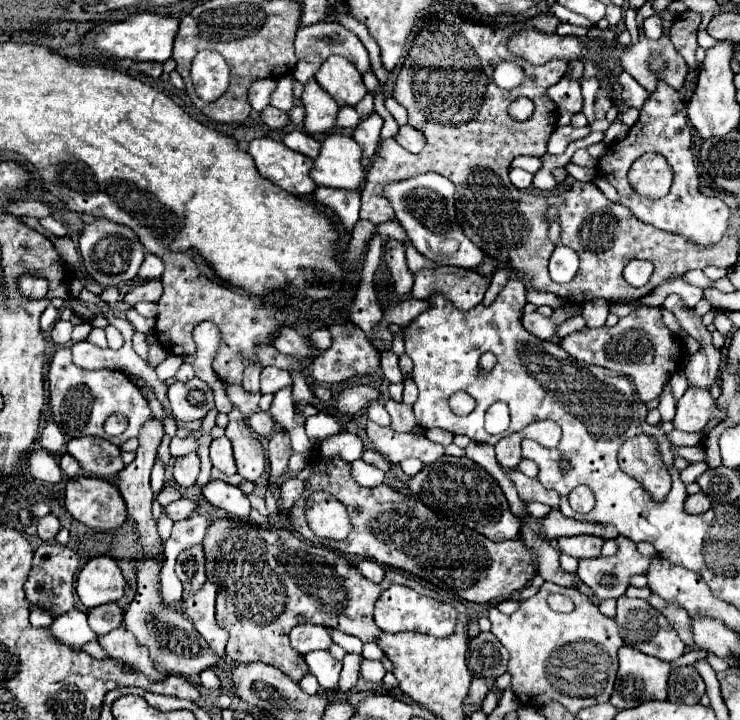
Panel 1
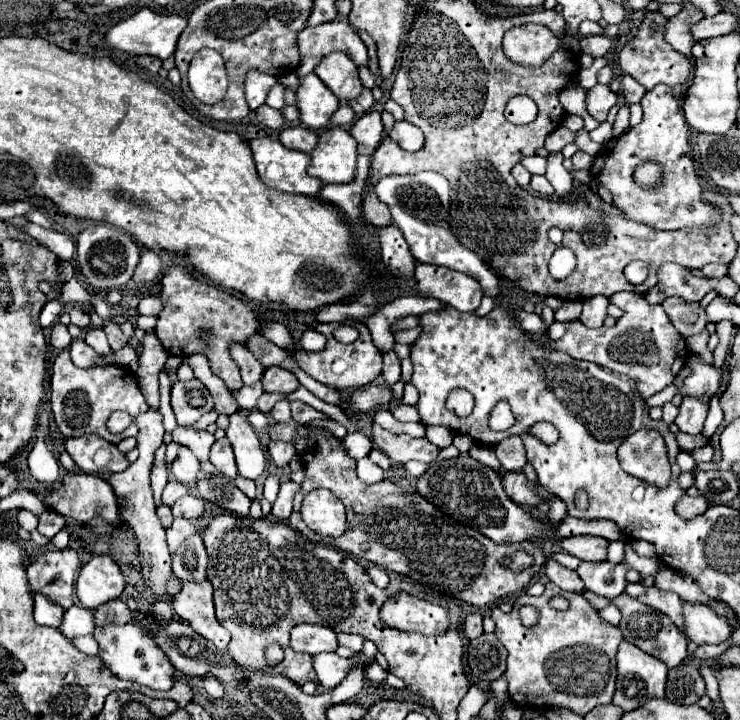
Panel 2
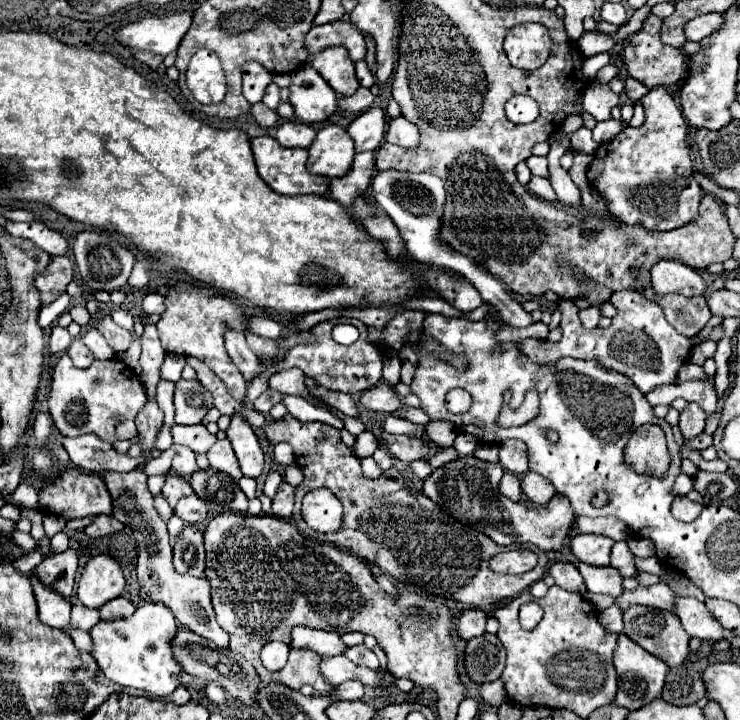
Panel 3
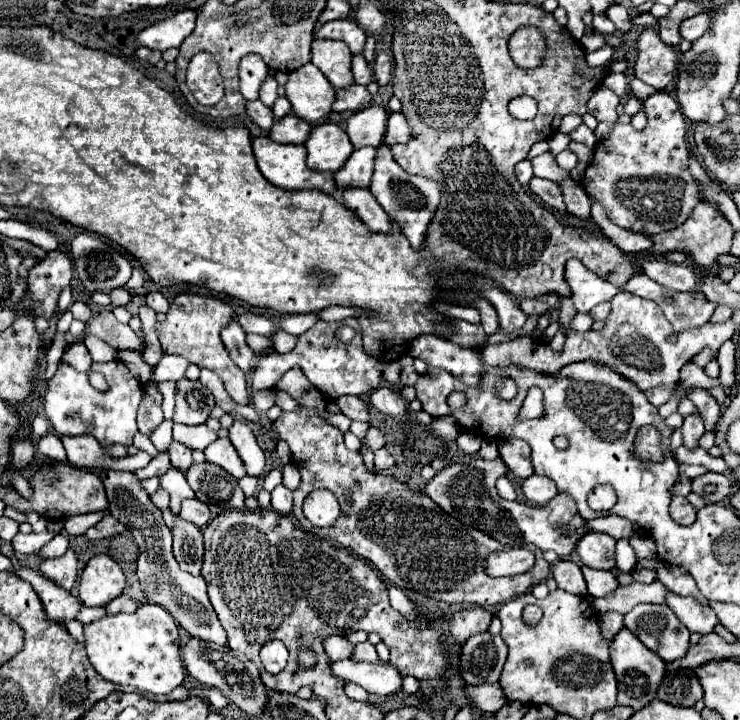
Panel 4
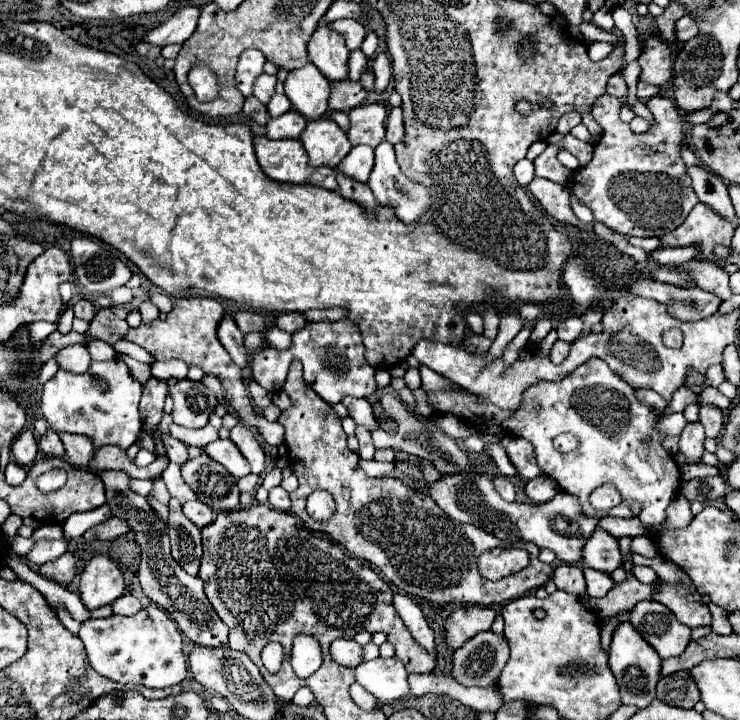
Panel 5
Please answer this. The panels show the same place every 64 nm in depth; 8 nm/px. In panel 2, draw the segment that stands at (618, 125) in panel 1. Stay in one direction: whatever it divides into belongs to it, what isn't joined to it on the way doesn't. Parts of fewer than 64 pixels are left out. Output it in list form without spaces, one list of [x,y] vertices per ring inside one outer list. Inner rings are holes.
[[[629,106],[621,107],[617,113],[616,119],[613,123],[613,137],[618,138],[630,128],[629,124],[630,111]]]

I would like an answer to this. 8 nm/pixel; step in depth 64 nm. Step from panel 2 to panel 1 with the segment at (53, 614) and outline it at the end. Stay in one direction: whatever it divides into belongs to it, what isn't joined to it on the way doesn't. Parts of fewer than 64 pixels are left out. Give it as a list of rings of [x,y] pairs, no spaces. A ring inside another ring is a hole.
[[[32,608],[32,612],[30,612],[30,624],[34,628],[44,628],[44,626],[52,624],[52,618],[46,612],[40,612],[40,608]]]

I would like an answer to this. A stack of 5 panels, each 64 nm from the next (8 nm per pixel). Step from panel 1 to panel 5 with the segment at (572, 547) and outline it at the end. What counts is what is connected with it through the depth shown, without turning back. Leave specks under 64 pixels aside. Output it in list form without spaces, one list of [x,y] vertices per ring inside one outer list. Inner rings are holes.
[[[596,530],[582,548],[582,562],[588,568],[612,572],[622,564],[622,556],[618,550],[618,540],[614,536],[608,536],[604,530]]]

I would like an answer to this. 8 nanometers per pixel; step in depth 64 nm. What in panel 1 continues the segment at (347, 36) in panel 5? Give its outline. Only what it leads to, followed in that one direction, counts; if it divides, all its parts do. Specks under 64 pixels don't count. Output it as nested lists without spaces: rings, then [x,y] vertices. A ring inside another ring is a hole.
[[[326,20],[326,22],[318,22],[318,24],[312,24],[312,26],[300,26],[298,28],[298,32],[296,32],[296,58],[298,58],[298,64],[296,64],[294,72],[292,72],[294,78],[298,82],[302,82],[302,84],[308,84],[310,80],[314,80],[314,74],[318,72],[318,68],[322,66],[326,56],[332,56],[332,54],[348,58],[358,68],[358,72],[362,72],[362,74],[370,72],[368,52],[364,48],[364,44],[356,38],[356,34],[346,30],[338,22]]]

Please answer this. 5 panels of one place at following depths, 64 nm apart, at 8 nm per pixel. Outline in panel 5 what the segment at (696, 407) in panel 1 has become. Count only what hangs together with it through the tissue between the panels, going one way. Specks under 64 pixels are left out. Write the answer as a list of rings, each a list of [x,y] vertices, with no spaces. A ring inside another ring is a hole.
[[[688,422],[680,434],[680,452],[688,462],[698,462],[704,452],[704,426],[700,422]]]

